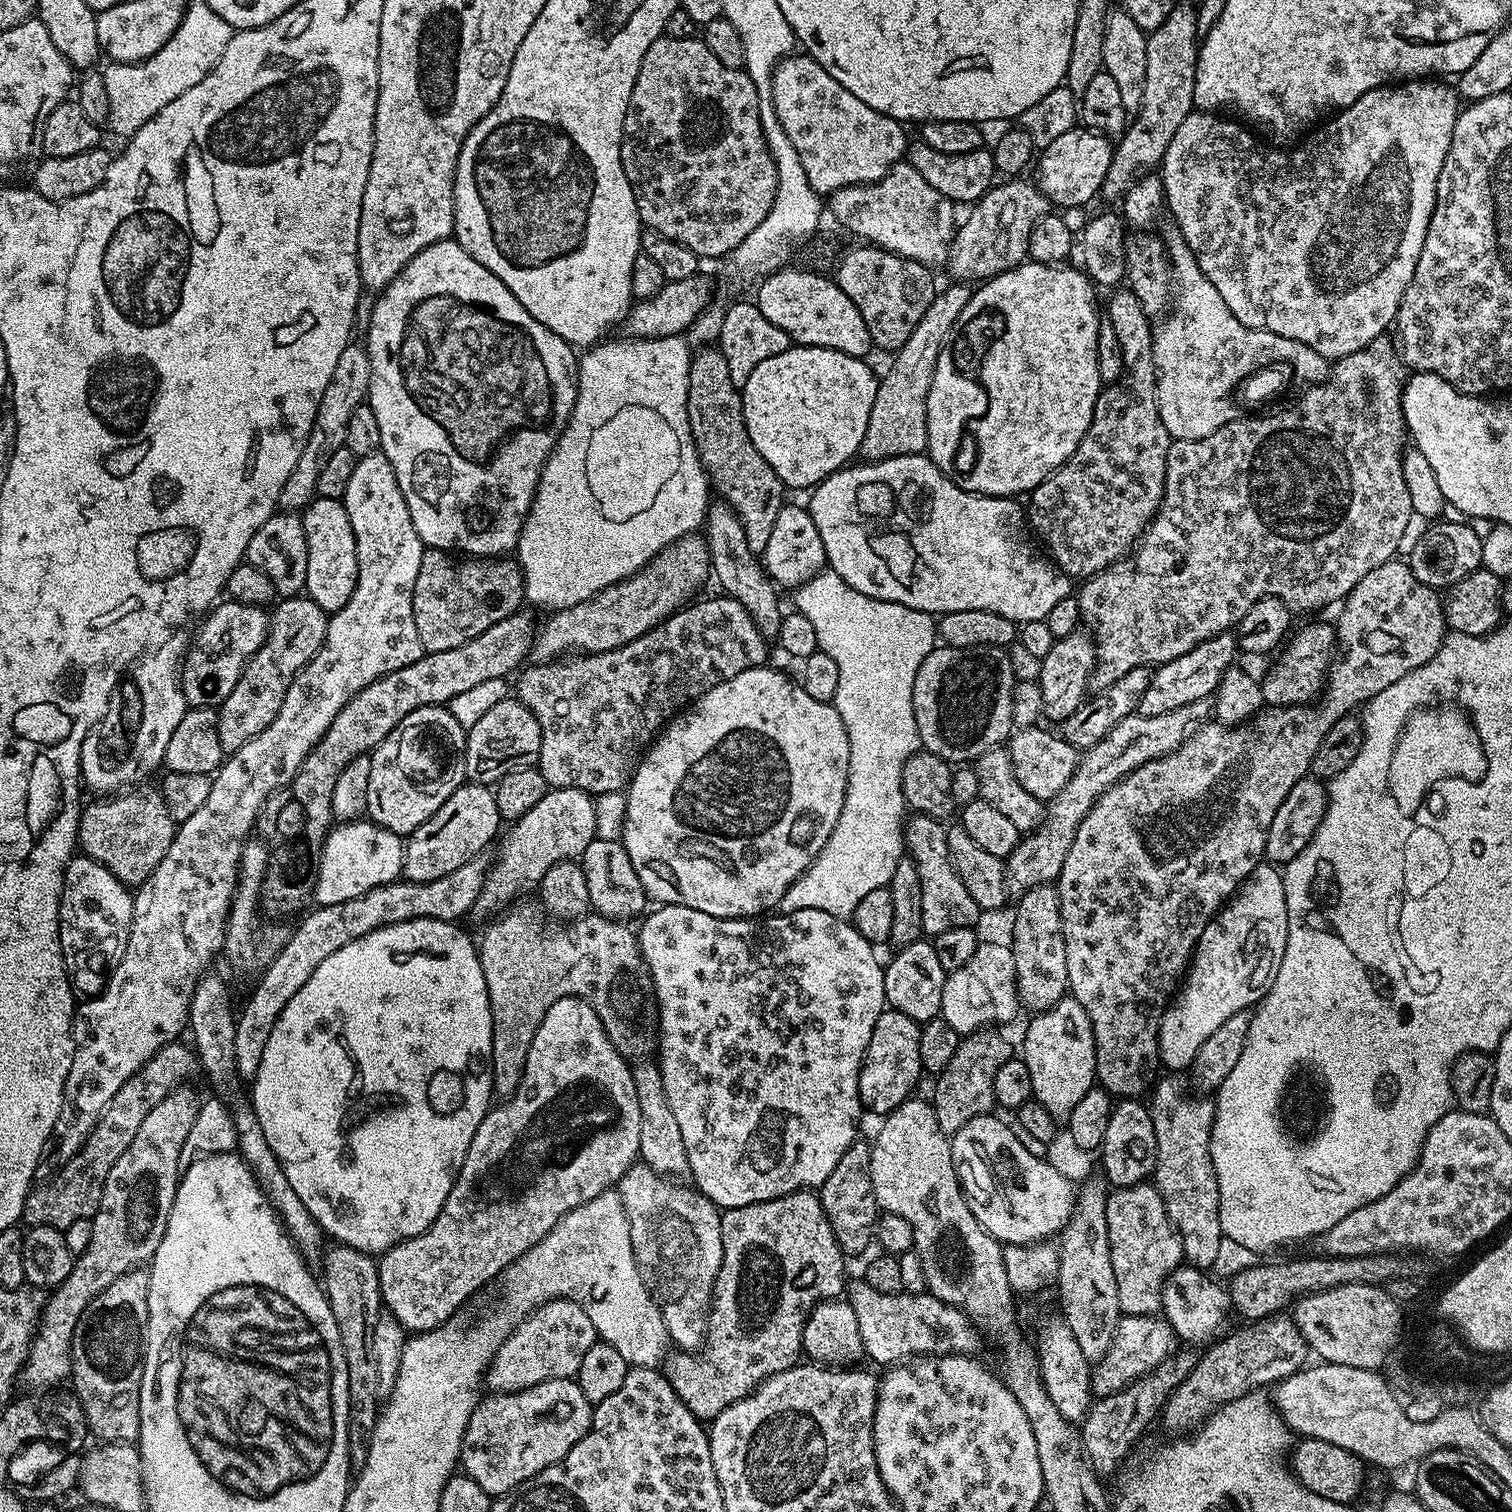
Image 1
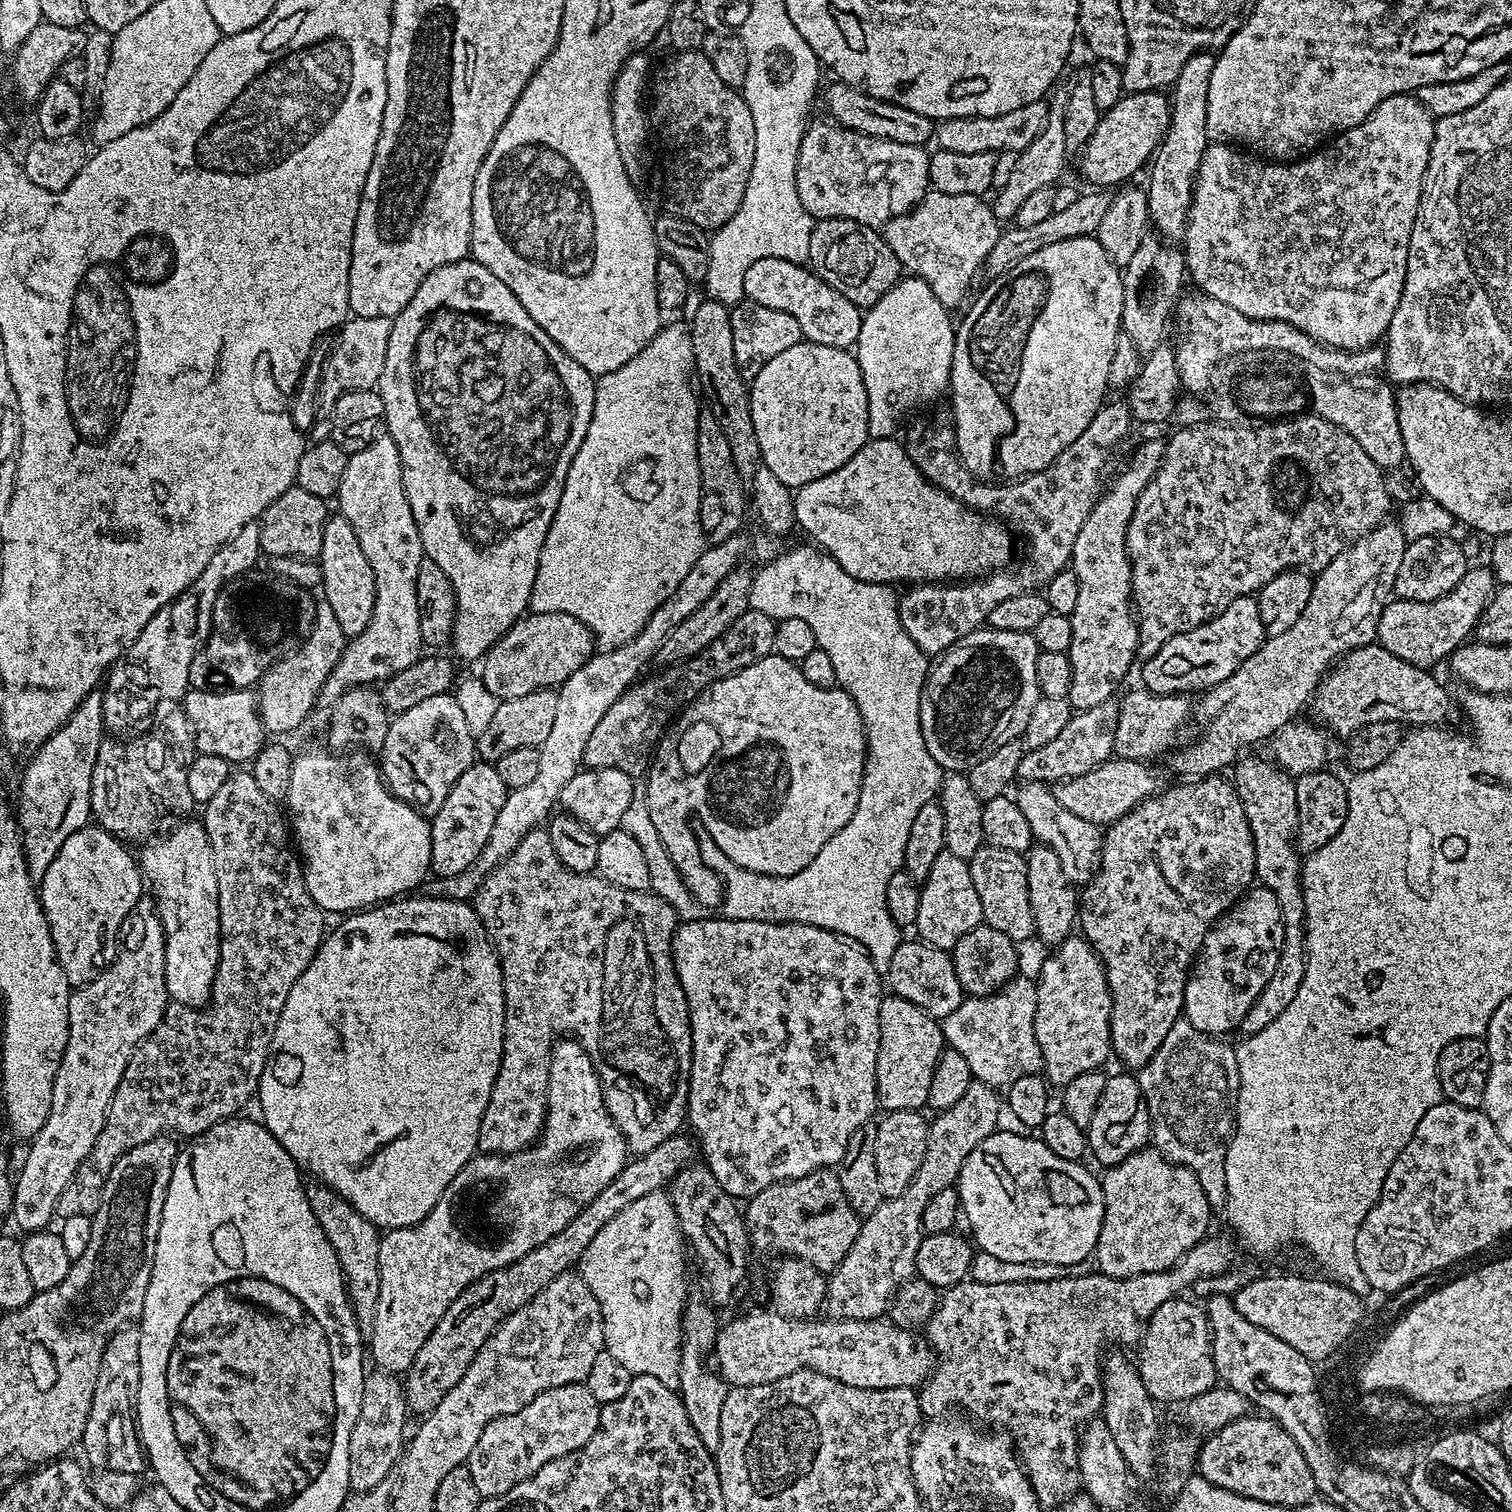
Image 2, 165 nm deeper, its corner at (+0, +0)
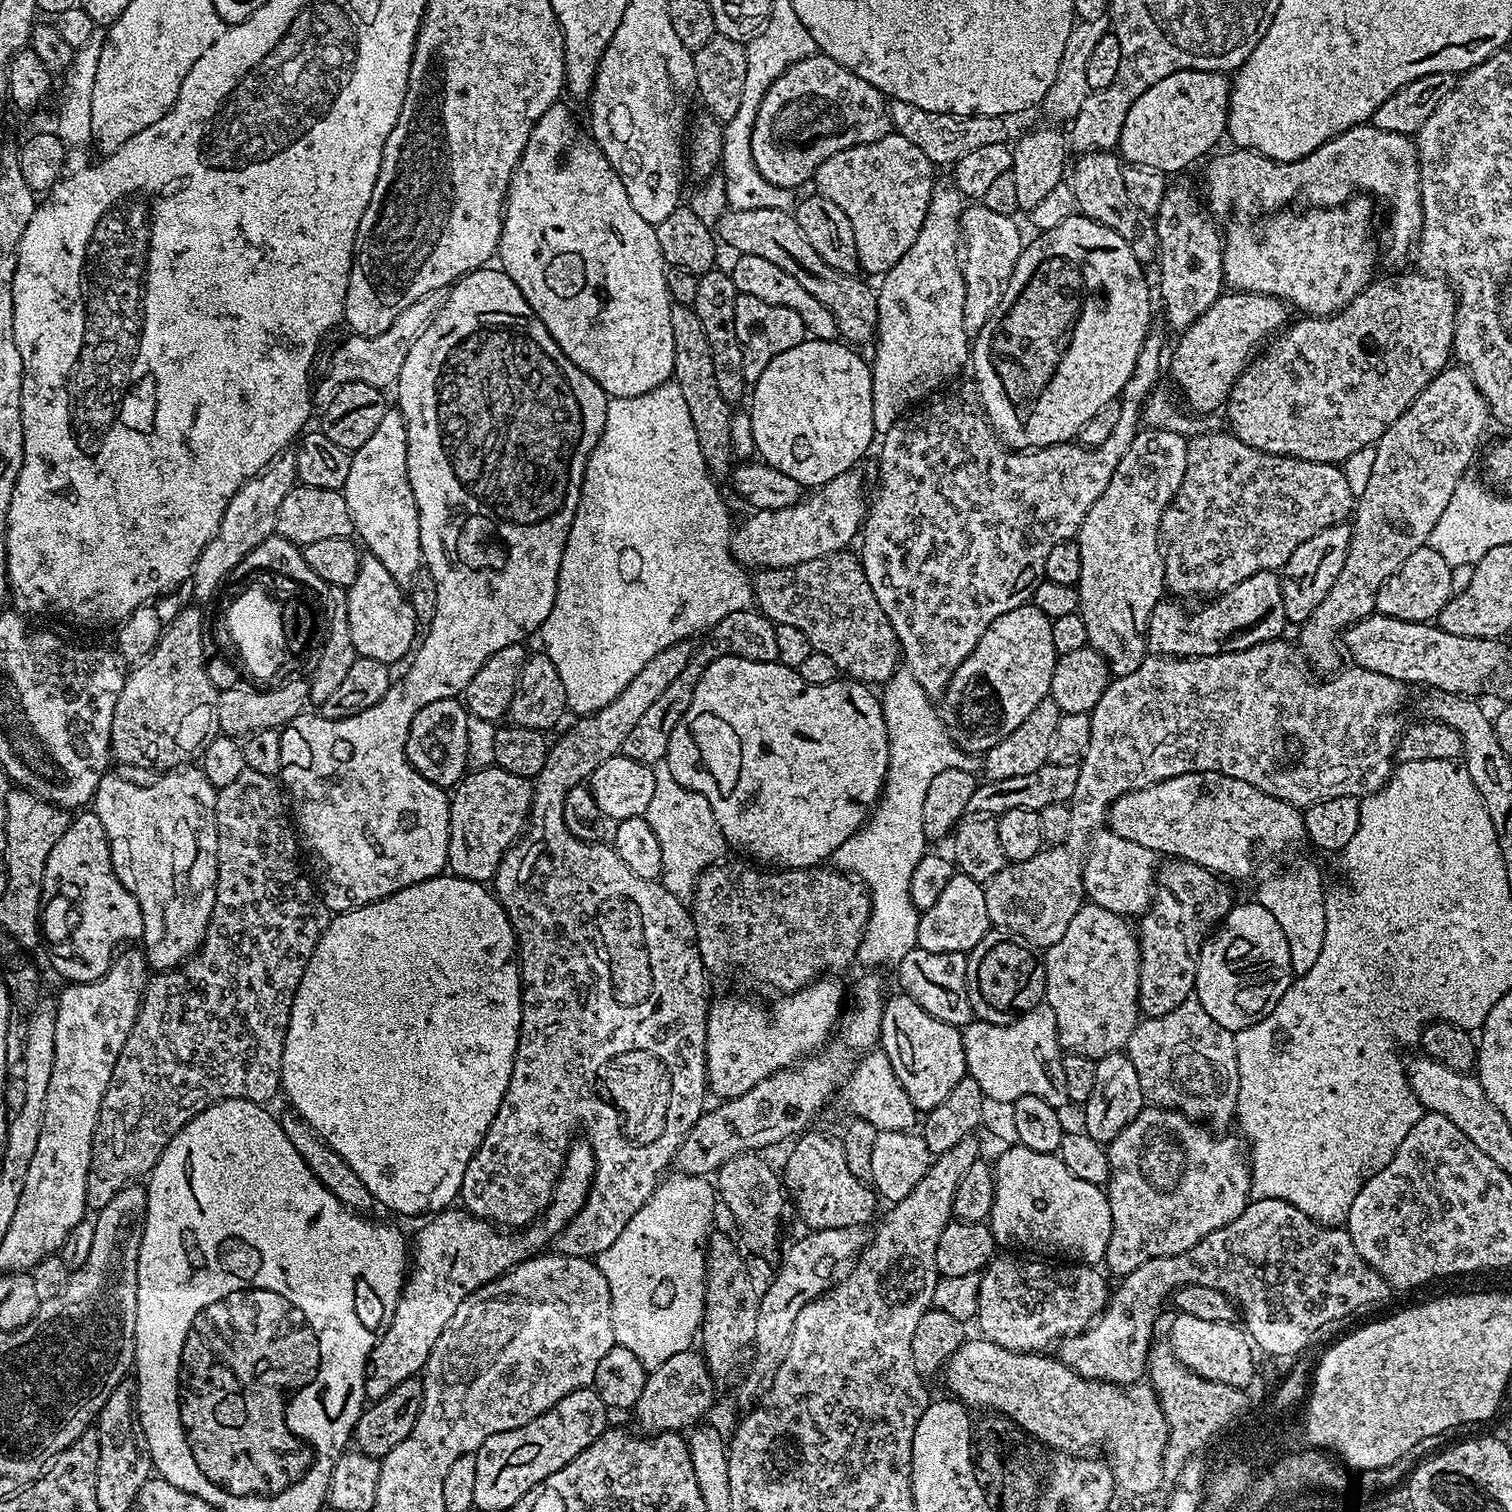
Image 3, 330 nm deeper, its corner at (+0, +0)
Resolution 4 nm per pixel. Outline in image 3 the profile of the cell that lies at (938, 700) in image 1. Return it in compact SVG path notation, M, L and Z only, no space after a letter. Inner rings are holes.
M1034 603L1023 604L990 622L986 634L978 638L978 646L958 666L954 678L945 690L942 703L942 719L950 738L962 751L969 754L989 752L1006 734L1014 734L1030 714L1034 714L1034 706L1038 702L1049 699L1050 678L1054 678L1054 666L1057 654L1054 650L1054 630L1052 620L1045 612L1038 610Z

